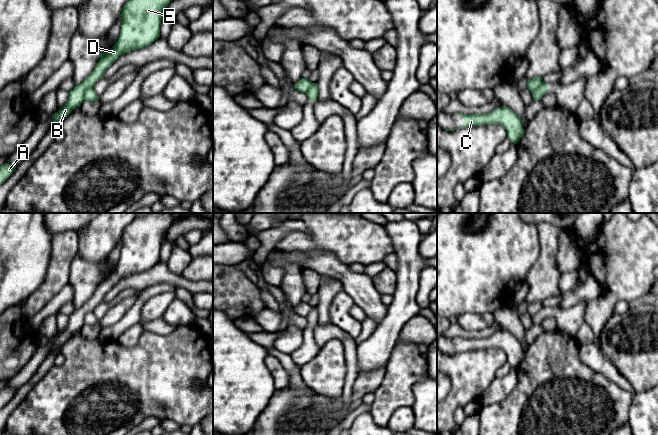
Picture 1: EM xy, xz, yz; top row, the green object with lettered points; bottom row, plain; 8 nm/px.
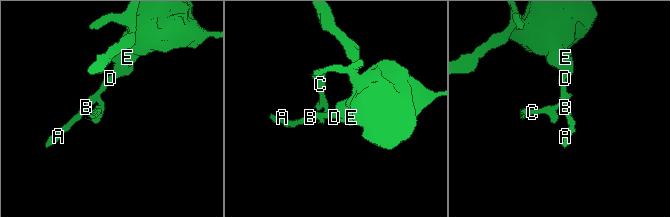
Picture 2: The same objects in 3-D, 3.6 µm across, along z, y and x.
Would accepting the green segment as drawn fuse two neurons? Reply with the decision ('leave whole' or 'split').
split

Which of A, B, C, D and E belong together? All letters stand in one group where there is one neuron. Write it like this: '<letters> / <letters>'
A B D E / C

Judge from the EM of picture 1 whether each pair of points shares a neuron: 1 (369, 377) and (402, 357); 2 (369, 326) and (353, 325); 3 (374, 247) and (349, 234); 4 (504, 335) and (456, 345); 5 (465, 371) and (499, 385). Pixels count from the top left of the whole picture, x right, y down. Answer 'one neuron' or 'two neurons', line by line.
1: two neurons
2: two neurons
3: one neuron
4: one neuron
5: two neurons

